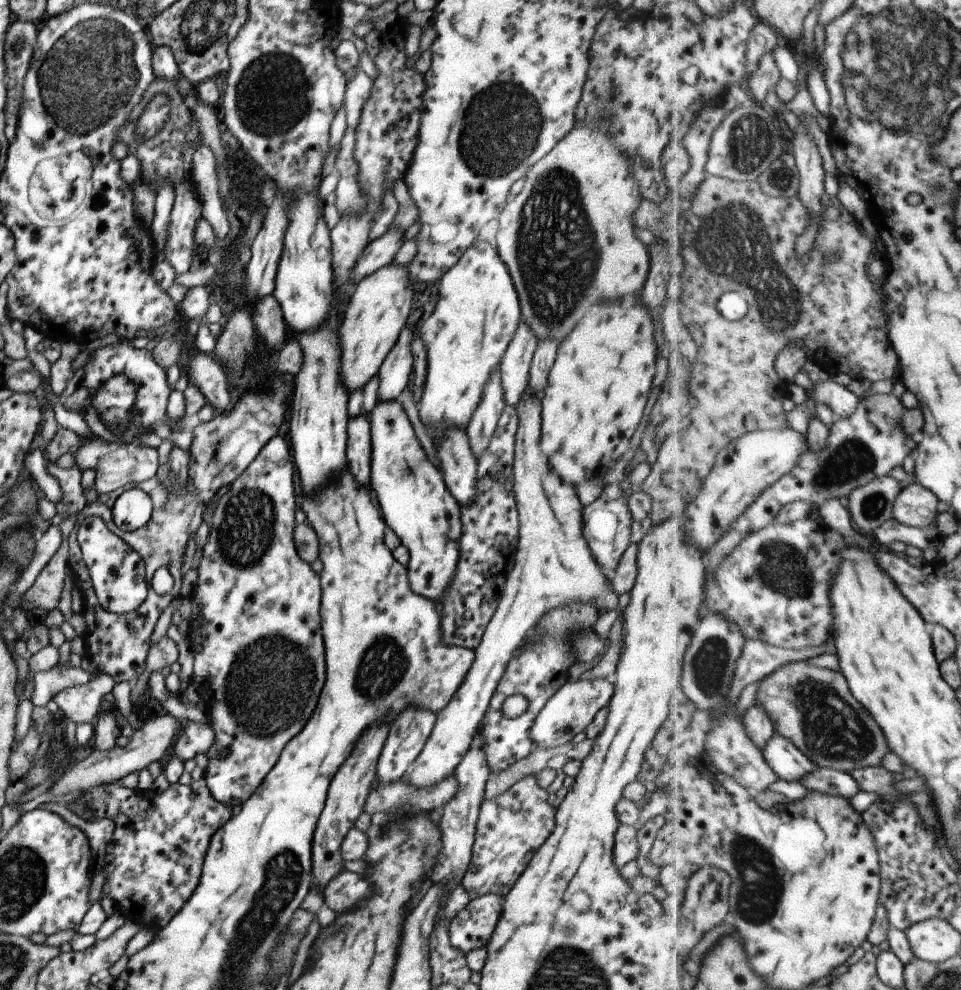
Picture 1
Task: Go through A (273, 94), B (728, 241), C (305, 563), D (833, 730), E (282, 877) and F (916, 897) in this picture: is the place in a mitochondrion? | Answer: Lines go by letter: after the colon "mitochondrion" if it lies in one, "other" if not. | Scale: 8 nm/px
A: mitochondrion
B: mitochondrion
C: other
D: mitochondrion
E: mitochondrion
F: other

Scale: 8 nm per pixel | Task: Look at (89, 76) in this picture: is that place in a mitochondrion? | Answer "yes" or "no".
yes

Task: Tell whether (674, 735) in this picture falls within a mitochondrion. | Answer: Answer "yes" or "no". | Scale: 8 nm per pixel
no

